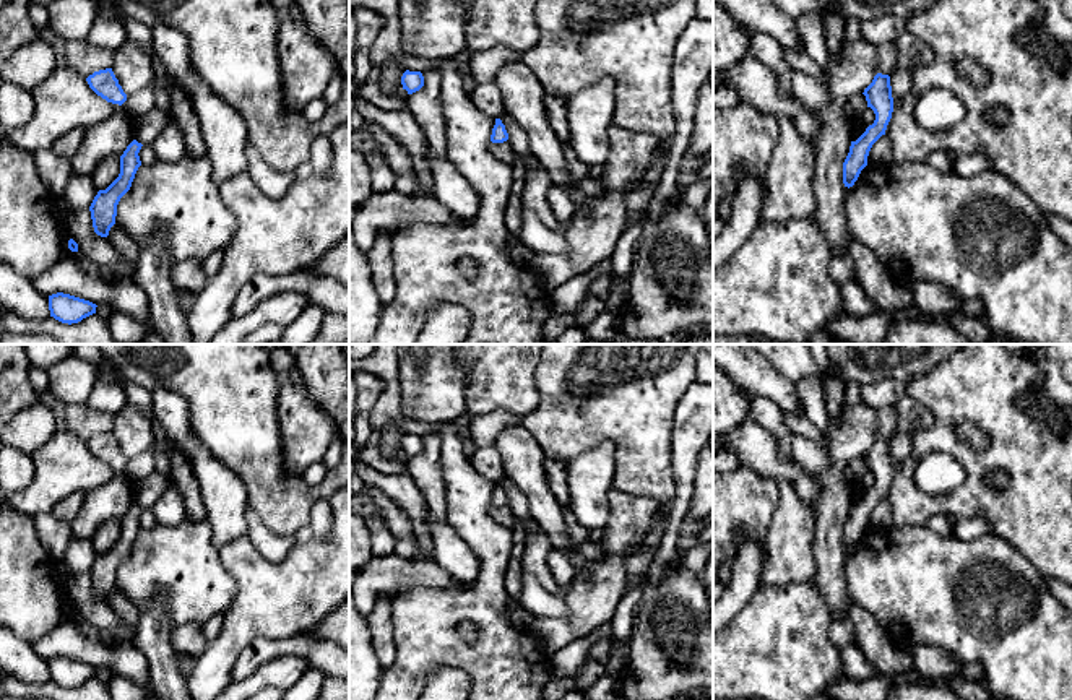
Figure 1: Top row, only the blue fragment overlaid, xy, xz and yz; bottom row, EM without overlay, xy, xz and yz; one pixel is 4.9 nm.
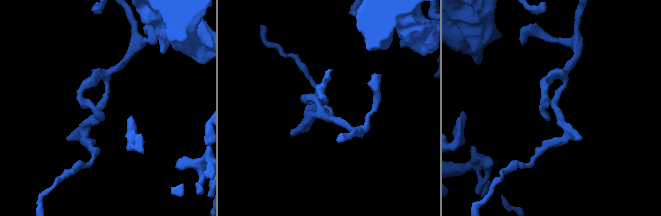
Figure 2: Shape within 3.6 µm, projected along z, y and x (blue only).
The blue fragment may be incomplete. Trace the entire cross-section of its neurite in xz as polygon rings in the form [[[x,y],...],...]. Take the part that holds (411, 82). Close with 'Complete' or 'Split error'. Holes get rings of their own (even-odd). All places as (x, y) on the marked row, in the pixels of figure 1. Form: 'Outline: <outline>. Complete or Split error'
Outline: [[[406,70],[401,76],[401,84],[403,84],[403,89],[408,91],[408,94],[413,94],[424,86],[424,76],[421,71]]]. Complete

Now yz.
Outline: [[[877,73],[862,94],[866,96],[867,107],[874,110],[875,120],[856,141],[851,141],[849,153],[843,162],[843,184],[848,188],[854,185],[861,171],[867,166],[869,151],[872,145],[885,135],[893,112],[888,75]]]. Complete

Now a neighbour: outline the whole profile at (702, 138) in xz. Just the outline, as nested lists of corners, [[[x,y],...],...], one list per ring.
[[[710,81],[700,88],[694,123],[687,151],[692,154],[708,153],[713,149],[713,84]]]

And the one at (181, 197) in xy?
[[[188,154],[175,162],[158,159],[151,166],[140,166],[130,190],[117,205],[115,224],[136,244],[164,229],[172,263],[205,261],[214,250],[224,250],[237,231],[237,219],[224,205],[219,185],[213,180],[211,162],[206,156]]]

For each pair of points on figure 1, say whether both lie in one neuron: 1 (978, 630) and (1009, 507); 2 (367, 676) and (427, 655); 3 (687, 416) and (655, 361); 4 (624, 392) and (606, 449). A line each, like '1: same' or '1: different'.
1: different
2: different
3: different
4: different

